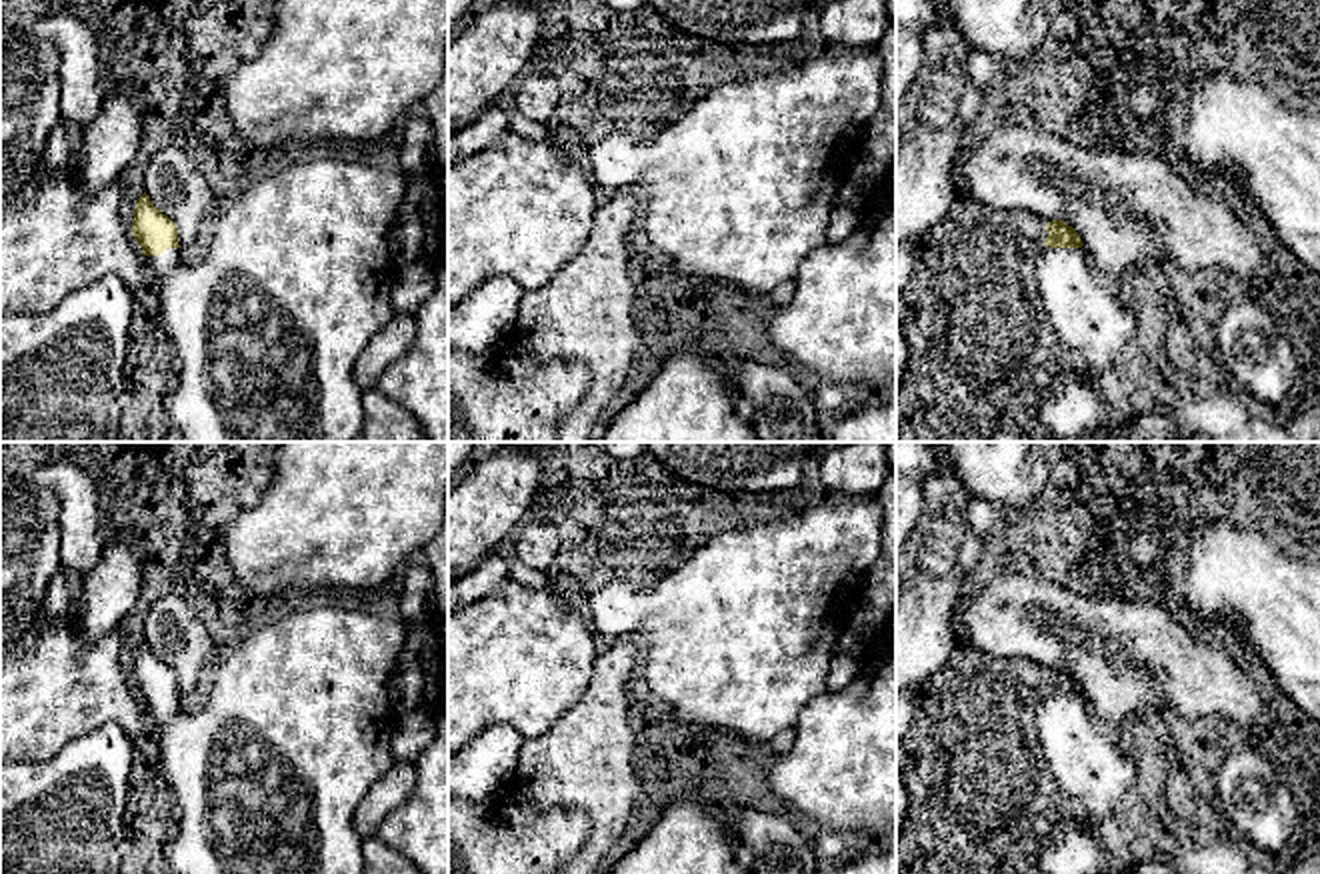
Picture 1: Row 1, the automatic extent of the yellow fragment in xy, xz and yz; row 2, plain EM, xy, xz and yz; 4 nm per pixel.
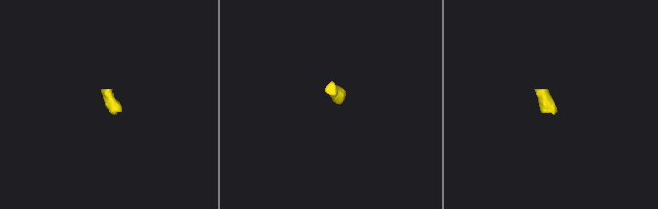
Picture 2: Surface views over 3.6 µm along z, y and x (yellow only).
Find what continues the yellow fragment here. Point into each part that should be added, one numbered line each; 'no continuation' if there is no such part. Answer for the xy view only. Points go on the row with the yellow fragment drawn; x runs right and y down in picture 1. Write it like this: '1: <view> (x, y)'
1: xy (268, 324)

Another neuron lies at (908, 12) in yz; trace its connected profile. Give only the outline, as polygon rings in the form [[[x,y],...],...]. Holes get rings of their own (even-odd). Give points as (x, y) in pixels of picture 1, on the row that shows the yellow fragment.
[[[896,0],[896,28],[920,26],[926,28],[938,18],[934,0]]]

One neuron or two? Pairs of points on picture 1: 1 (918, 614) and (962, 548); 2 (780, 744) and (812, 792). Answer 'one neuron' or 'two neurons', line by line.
1: one neuron
2: two neurons

